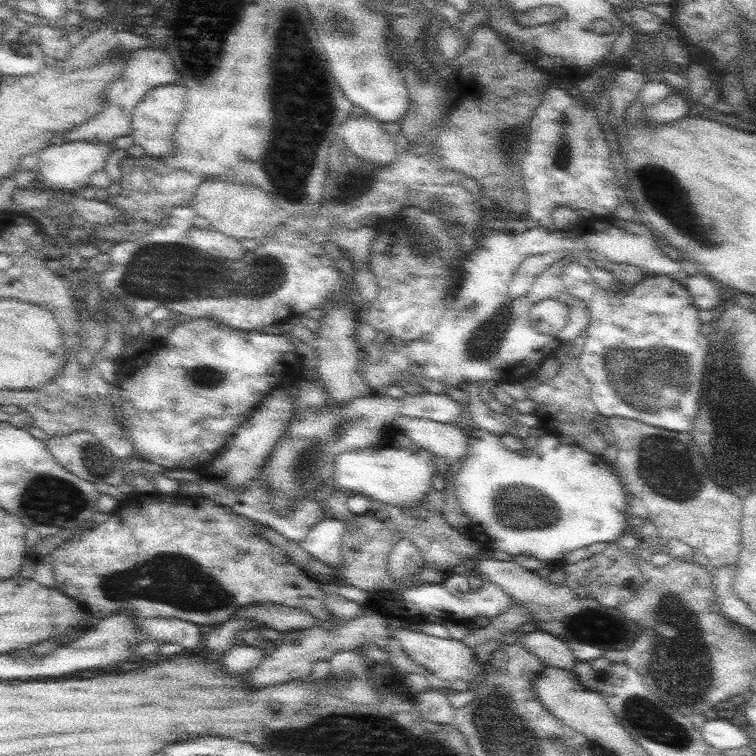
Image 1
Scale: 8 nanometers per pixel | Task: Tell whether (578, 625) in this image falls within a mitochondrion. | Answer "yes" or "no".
yes

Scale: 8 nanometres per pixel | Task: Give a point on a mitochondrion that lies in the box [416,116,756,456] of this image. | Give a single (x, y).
(659, 387)

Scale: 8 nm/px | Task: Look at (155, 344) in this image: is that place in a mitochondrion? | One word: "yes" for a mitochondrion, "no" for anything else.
no

